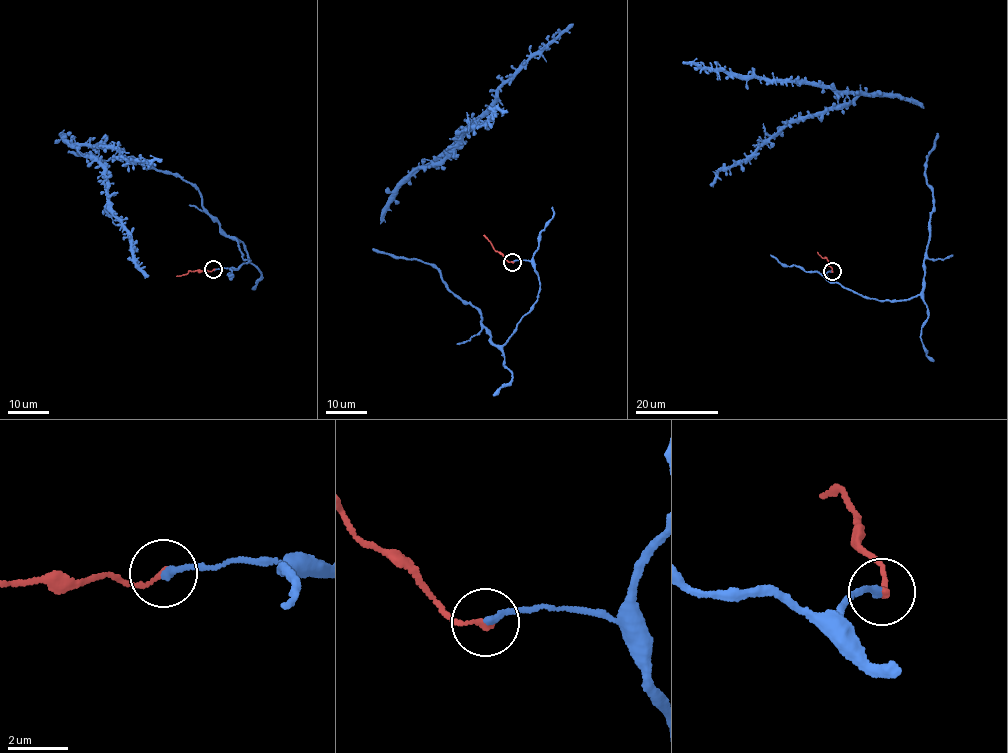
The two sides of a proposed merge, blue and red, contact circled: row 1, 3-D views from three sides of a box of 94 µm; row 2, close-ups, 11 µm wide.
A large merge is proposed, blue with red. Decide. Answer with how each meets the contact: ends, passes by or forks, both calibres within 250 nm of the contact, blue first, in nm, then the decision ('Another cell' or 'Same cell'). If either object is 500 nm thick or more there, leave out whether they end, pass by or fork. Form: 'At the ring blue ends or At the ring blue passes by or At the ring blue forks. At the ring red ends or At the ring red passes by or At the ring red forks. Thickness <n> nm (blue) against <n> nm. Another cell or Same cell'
At the ring blue ends. At the ring red ends. Thickness 240 nm (blue) against 200 nm. Same cell

